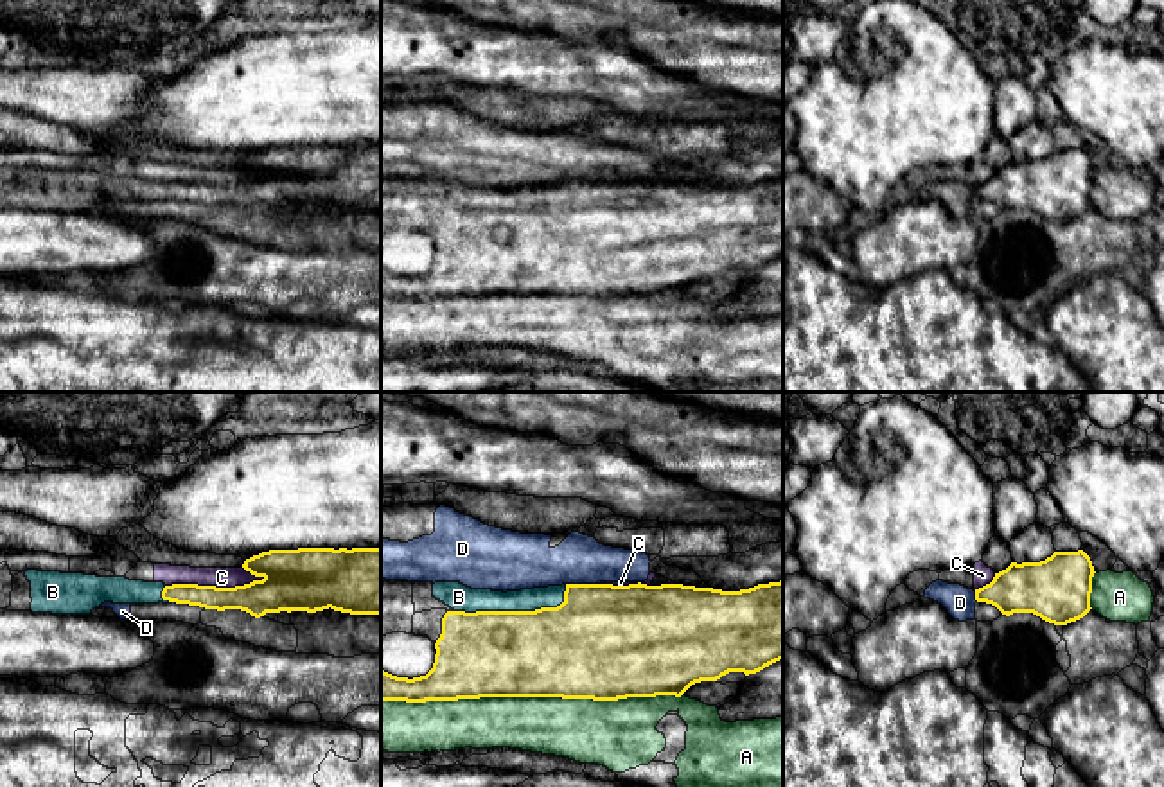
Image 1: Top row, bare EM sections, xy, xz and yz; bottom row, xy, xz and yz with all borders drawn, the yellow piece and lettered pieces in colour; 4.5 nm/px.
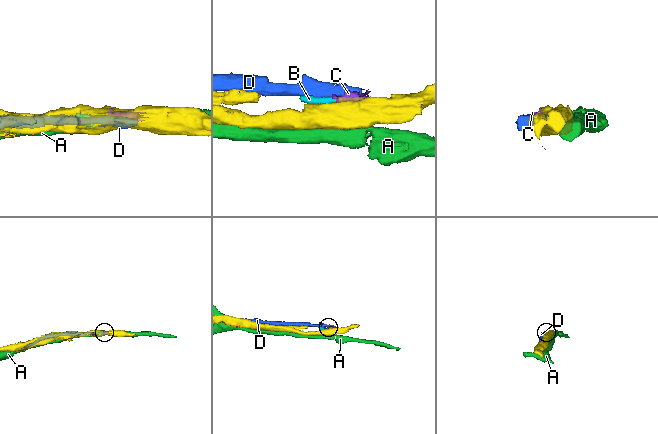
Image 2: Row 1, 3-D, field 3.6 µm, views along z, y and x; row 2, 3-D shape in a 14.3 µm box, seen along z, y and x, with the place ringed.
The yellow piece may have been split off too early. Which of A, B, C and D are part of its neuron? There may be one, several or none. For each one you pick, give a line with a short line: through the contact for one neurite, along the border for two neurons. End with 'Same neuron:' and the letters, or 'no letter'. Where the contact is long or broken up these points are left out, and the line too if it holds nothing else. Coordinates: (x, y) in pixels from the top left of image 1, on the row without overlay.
Same neuron: B

